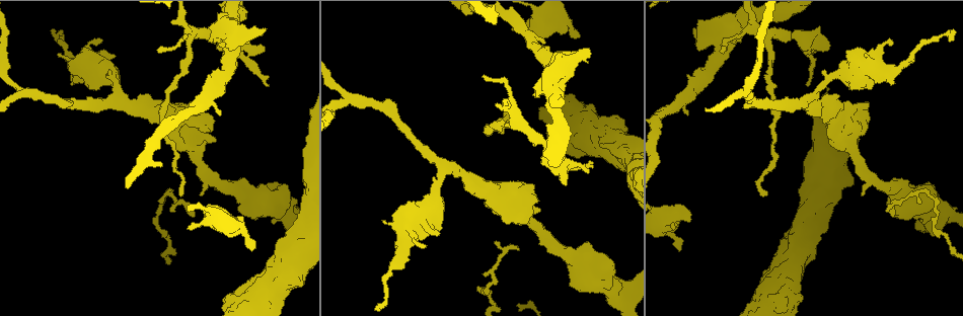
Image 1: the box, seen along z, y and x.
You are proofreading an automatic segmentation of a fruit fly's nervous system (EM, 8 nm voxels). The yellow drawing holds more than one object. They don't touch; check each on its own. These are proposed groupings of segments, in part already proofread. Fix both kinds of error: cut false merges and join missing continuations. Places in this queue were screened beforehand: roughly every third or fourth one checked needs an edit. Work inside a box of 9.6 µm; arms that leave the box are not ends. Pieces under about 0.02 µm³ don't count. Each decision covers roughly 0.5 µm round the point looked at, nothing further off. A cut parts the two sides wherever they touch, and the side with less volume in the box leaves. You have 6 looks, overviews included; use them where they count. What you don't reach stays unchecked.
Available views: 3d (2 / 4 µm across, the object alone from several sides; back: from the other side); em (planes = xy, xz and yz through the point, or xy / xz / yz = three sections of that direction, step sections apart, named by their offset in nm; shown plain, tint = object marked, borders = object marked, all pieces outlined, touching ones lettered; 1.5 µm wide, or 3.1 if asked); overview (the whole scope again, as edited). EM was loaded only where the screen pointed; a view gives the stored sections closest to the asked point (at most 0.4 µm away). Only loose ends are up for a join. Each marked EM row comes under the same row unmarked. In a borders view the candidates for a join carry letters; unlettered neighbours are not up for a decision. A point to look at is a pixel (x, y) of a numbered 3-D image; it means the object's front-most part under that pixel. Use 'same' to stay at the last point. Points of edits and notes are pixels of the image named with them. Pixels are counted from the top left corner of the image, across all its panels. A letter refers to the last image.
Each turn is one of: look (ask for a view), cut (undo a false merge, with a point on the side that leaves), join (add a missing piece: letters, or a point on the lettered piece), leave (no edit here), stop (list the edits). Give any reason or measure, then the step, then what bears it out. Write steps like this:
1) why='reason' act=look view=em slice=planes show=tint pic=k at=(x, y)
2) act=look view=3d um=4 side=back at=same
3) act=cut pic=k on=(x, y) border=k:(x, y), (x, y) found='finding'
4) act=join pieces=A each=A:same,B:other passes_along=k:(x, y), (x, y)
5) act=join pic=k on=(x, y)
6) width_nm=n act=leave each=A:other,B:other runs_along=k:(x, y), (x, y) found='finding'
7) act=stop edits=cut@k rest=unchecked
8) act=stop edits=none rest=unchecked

why='sharp bend' act=look view=em slice=planes show=borders pic=1 at=(926, 191)

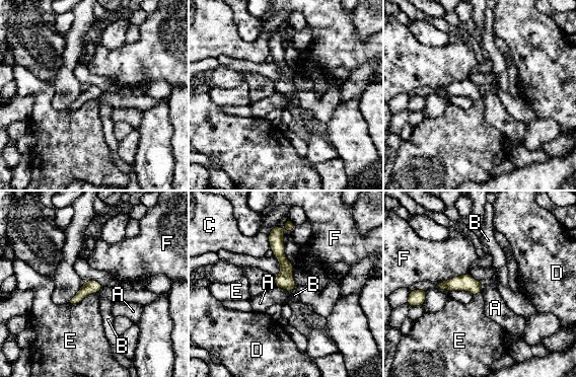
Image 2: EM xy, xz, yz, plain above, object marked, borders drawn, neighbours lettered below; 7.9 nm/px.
act=leave each=A:other,B:other,C:other,D:other,E:other,F:other border=2:(95, 293), (75, 304), (67, 303) found='continuous, no second cell'

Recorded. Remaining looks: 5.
why='three-way junction' act=look view=em slice=yz step=8 show=borders pic=1 at=(22, 94)

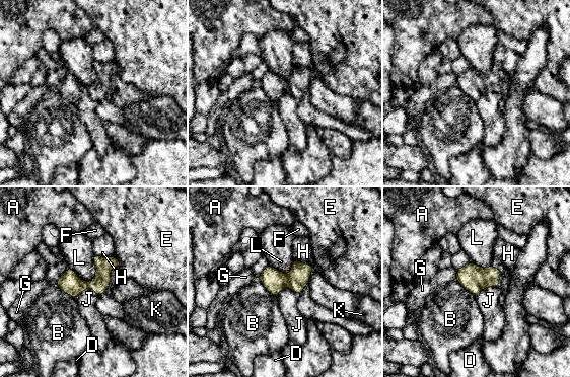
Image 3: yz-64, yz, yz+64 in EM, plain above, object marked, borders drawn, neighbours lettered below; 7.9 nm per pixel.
longest_contact=L:240nm act=leave each=A:other,B:other,D:other,E:other,F:other,G:other,H:other,J:other,K:other,L:other border=3:(97, 295), (87, 287), (76, 298) found='all the same cell'

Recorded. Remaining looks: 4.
why='branch stops here' act=look view=3d um=4 pic=1 at=(566, 185)

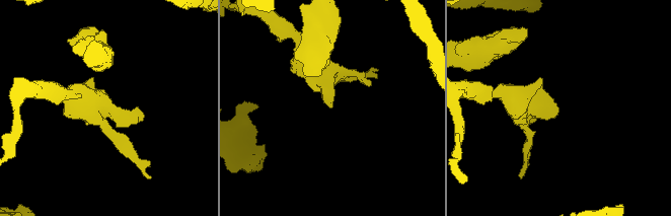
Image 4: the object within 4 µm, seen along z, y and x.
why='now the EM' act=look view=em slice=yz step=8 show=tint pic=4 at=(102, 112)

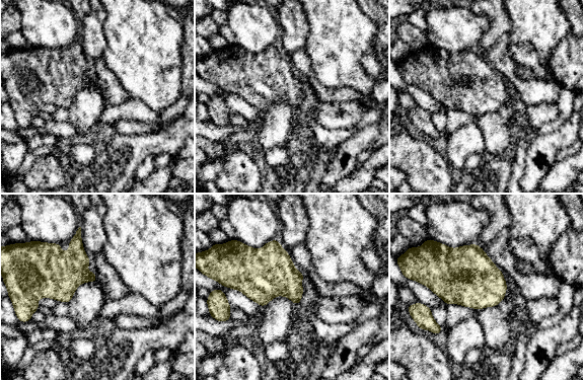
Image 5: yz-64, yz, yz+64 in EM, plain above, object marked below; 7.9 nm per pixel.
why='another direction' act=look view=em slice=xy step=4 show=borders at=same

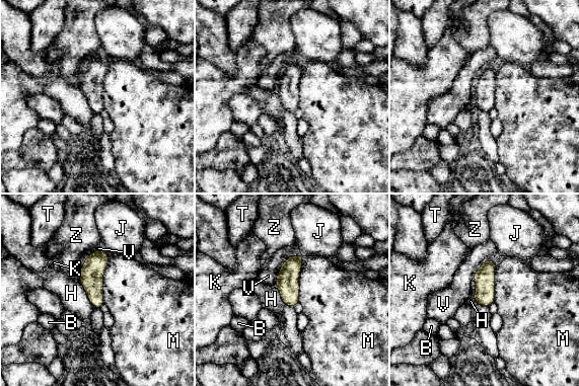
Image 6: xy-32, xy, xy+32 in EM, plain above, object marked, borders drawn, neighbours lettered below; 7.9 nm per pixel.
width_nm=180 act=leave each=B:other,H:other,J:other,K:other,M:other,T:other,V:other,Z:other found='no lettered piece goes on from it'

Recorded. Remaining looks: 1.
act=stop edits=none rest=unchecked

